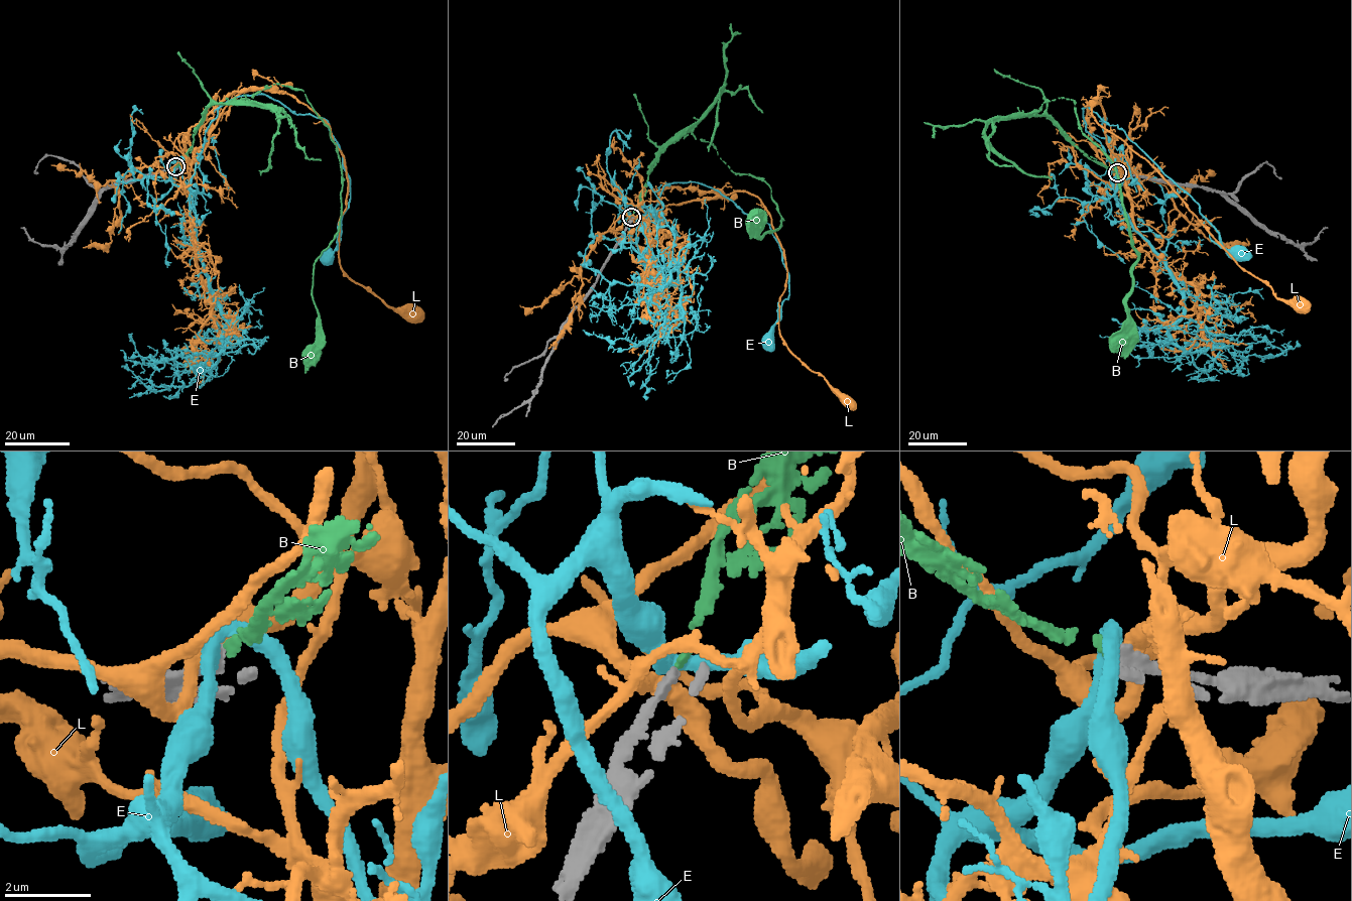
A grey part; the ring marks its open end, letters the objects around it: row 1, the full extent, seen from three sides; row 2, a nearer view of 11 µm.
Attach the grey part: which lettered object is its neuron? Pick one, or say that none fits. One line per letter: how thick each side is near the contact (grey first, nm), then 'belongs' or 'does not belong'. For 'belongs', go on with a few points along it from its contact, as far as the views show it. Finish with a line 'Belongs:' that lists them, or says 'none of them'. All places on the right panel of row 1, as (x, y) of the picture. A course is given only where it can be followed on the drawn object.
B: 180/170 nm | belongs | via (1117, 172), (1031, 112), (1073, 101), (1079, 127), (1114, 168), (1138, 255), (1120, 341)
E: 190/420 nm | does not belong
L: 200/400 nm | does not belong
Belongs: B

